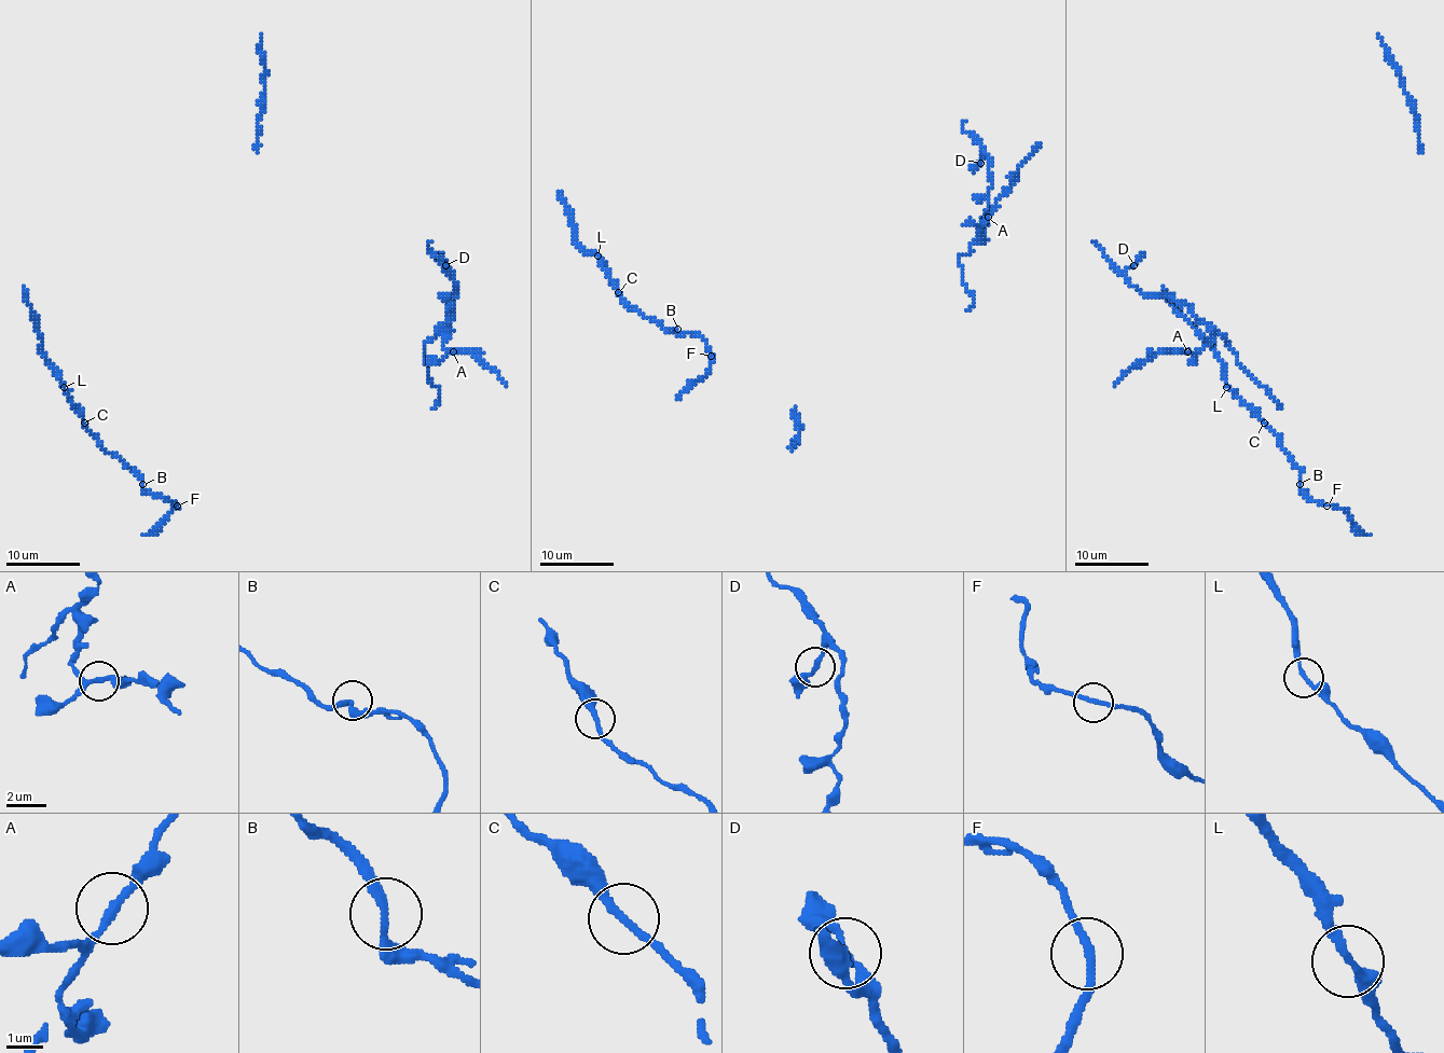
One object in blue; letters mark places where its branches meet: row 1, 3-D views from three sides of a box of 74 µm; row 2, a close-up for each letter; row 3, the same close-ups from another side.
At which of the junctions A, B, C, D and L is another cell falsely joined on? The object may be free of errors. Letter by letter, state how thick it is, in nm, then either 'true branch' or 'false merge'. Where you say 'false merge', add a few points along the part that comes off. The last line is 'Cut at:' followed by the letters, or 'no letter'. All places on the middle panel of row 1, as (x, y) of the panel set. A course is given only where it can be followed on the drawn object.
A: 200 nm | true branch
B: 200 nm | true branch
C: 220 nm | true branch
D: 190 nm | true branch
L: 190 nm | true branch
Cut at: no letter

